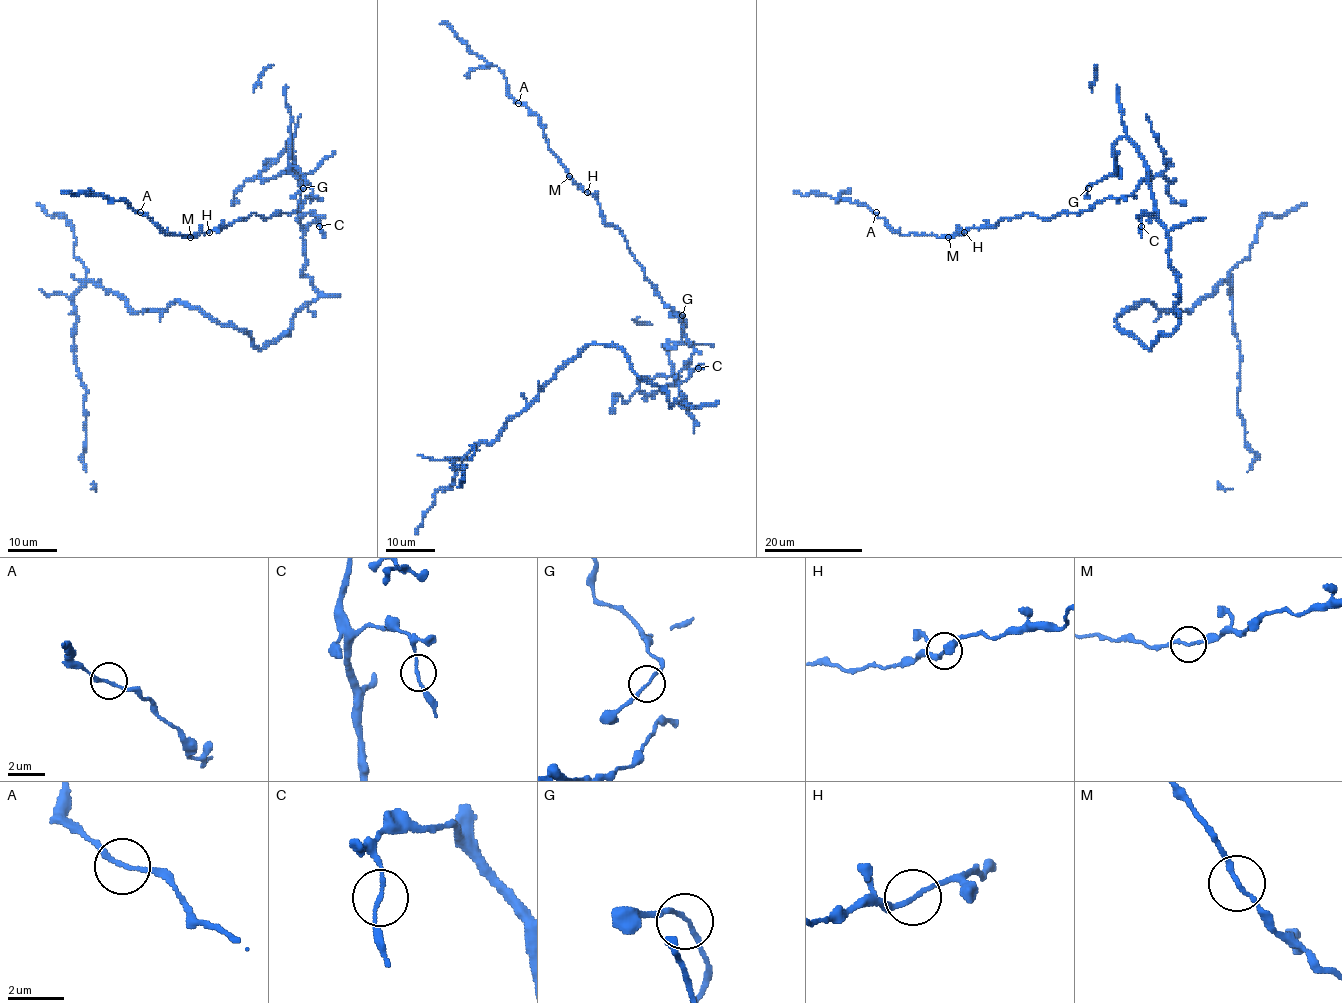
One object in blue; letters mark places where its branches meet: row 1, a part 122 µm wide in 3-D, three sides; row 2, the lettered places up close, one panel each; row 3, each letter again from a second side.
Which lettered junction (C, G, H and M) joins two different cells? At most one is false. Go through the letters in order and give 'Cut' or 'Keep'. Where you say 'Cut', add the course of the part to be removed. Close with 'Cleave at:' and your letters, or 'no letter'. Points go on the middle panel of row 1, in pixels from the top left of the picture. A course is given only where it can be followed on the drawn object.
C: Keep
G: Keep
H: Keep
M: Keep
Cleave at: no letter

